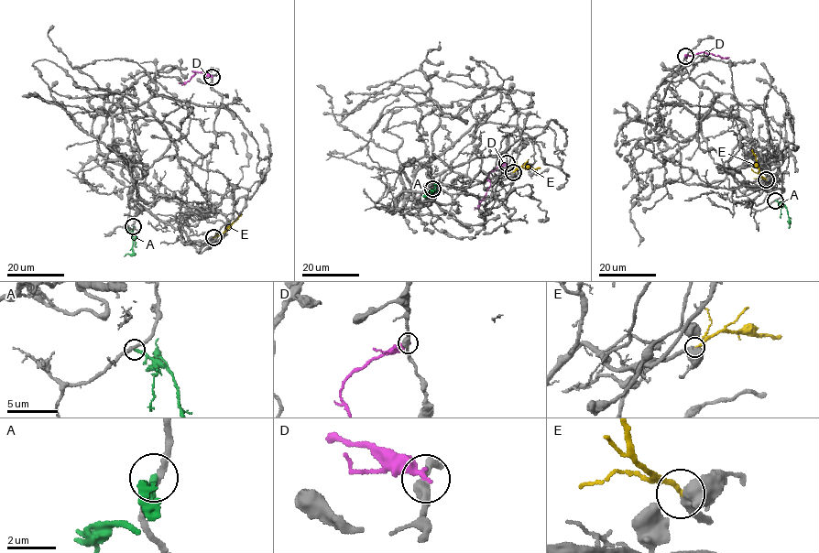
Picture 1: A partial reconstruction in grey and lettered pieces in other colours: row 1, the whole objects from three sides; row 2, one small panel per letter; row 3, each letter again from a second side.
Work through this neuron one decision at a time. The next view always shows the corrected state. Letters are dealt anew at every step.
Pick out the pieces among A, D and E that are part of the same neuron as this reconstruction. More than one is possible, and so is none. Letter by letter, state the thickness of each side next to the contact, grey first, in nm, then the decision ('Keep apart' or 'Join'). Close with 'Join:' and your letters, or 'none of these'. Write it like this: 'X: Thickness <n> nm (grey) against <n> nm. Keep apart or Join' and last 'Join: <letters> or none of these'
A: Thickness 240 nm (grey) against 240 nm. Keep apart
D: Thickness 400 nm (grey) against 320 nm. Keep apart
E: Thickness 340 nm (grey) against 190 nm. Join
Join: E

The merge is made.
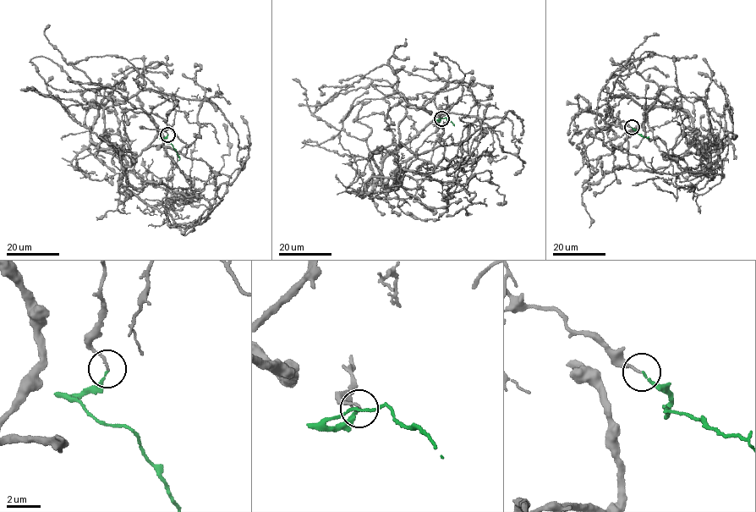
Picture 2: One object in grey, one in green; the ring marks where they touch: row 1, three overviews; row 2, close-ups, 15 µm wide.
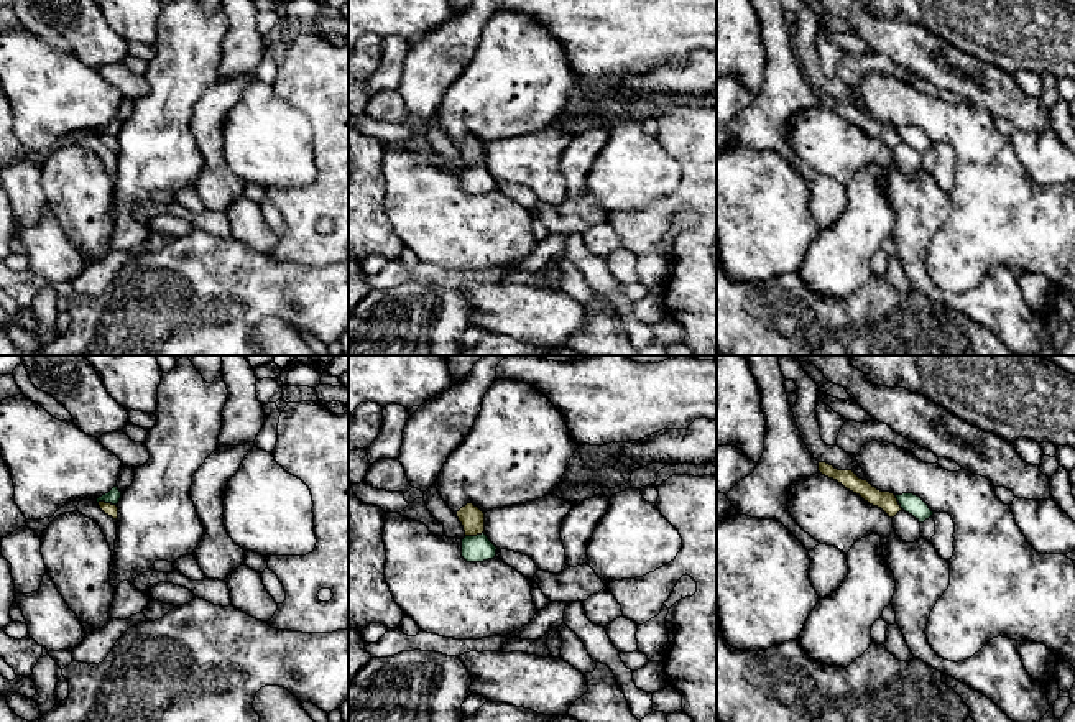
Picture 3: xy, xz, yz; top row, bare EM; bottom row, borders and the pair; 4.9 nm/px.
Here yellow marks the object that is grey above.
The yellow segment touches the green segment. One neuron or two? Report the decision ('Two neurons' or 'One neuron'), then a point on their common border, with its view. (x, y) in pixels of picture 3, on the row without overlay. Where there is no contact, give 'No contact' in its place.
Two neurons. Touches yellow at xz (474, 166)

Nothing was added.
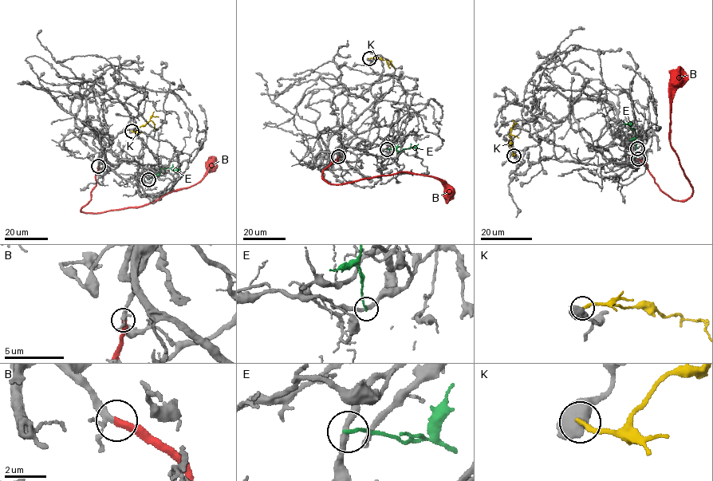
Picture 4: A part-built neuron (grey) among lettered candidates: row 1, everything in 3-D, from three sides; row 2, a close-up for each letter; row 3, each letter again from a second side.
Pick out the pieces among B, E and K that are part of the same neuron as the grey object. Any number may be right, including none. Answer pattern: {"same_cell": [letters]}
{"same_cell": ["B"]}

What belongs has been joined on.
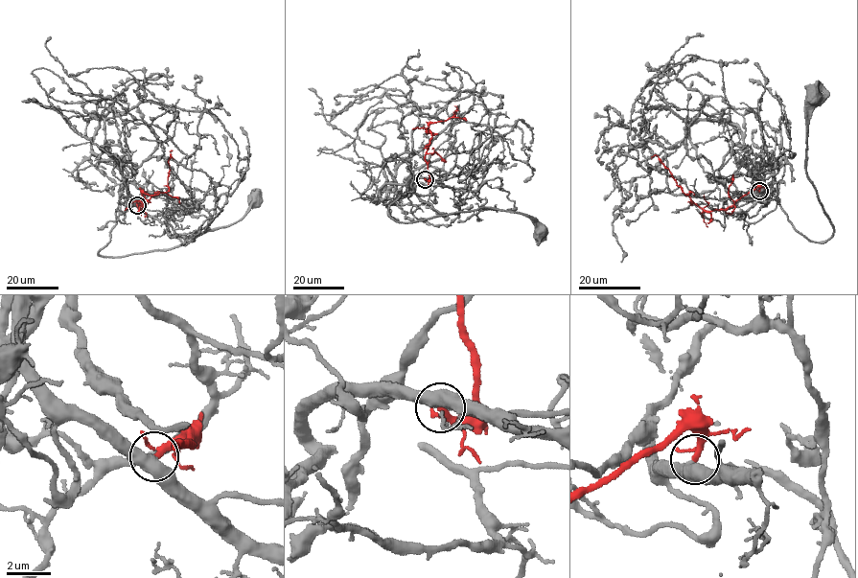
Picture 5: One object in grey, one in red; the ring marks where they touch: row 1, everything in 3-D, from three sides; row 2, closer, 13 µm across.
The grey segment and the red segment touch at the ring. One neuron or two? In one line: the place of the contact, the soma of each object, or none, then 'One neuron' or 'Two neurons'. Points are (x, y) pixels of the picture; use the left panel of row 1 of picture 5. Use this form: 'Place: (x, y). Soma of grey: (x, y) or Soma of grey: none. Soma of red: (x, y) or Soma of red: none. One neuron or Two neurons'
Place: (137, 205). Soma of grey: (253, 199). Soma of red: none. One neuron

